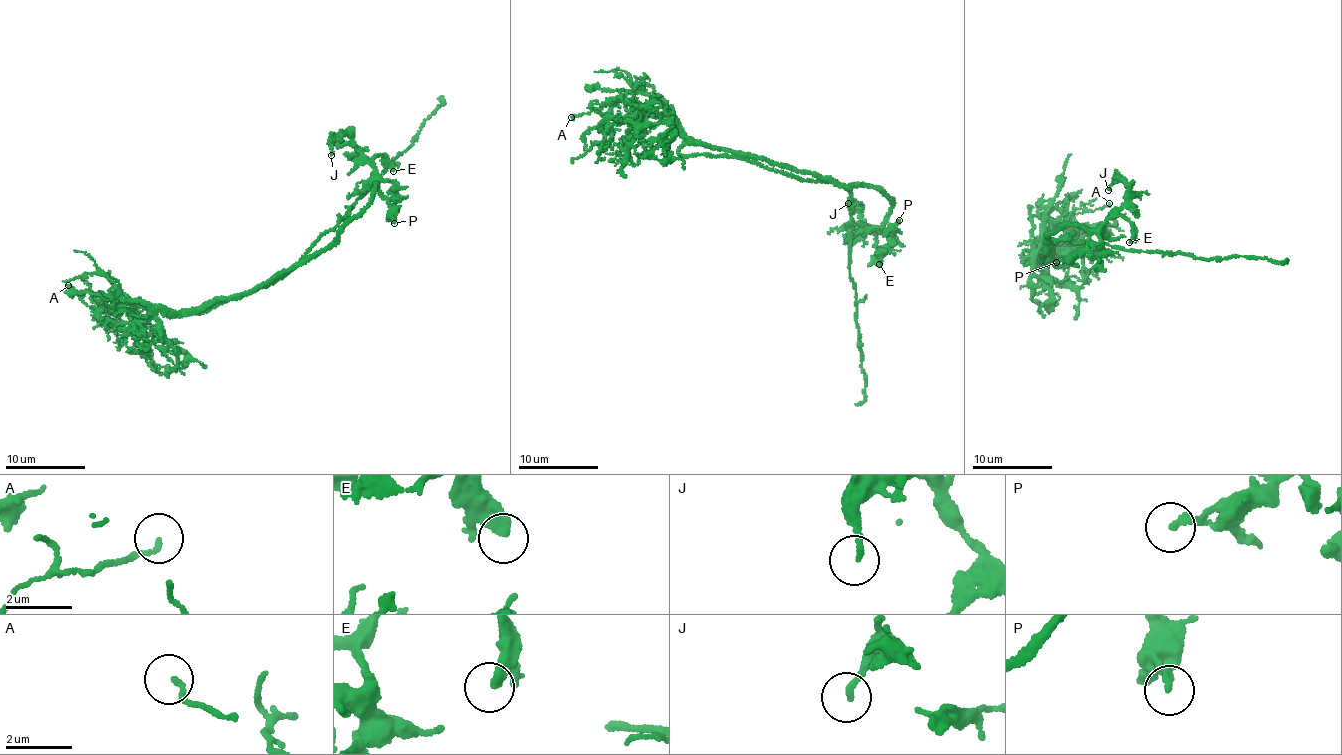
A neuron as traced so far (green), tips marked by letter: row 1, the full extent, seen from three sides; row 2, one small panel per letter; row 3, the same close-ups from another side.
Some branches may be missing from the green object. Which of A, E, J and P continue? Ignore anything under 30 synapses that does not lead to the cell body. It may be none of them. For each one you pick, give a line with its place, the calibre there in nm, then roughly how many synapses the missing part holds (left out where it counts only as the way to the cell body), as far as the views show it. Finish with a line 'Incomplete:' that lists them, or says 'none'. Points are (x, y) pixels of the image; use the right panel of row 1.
Incomplete: none

